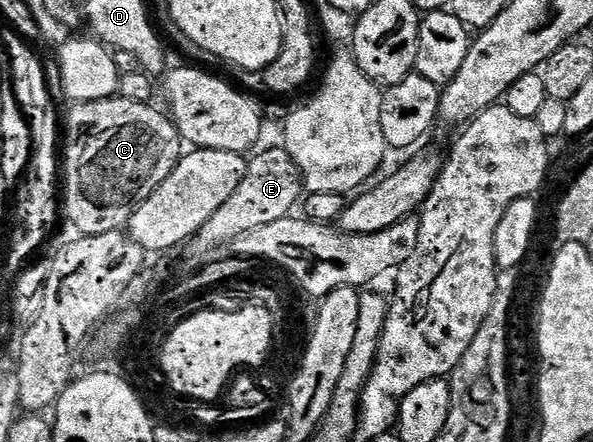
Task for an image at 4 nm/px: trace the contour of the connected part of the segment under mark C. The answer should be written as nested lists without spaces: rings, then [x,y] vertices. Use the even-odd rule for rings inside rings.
[[[122,98],[74,103],[69,112],[69,145],[63,148],[63,212],[78,228],[82,237],[102,236],[124,229],[133,216],[134,207],[141,204],[175,170],[183,155],[183,141],[172,119],[152,103],[140,104]]]

